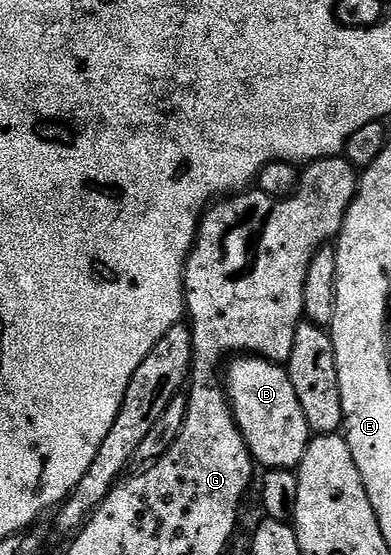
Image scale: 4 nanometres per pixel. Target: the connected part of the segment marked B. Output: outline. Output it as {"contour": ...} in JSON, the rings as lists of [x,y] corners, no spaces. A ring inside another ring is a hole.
{"contour":[[[250,355],[234,359],[232,363],[228,365],[229,373],[226,376],[224,373],[223,387],[249,453],[260,467],[262,464],[262,469],[297,469],[309,445],[311,433],[288,371],[282,365]]]}

